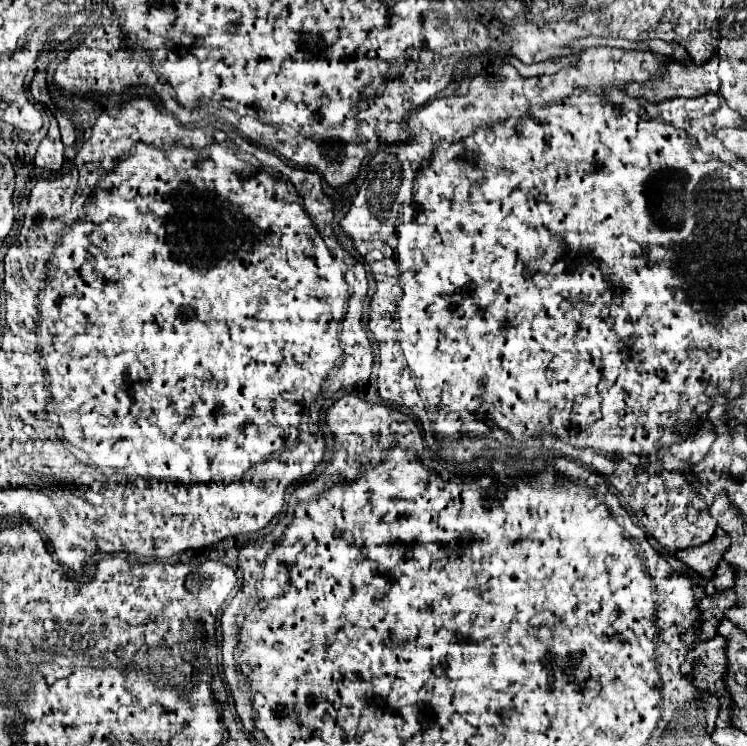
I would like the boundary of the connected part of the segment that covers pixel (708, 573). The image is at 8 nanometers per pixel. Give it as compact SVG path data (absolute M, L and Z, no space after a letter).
M718 528L718 534L714 536L712 542L696 546L696 548L686 548L676 552L676 556L686 562L692 570L696 570L702 578L712 578L718 562L724 558L724 552L730 546L730 536Z

